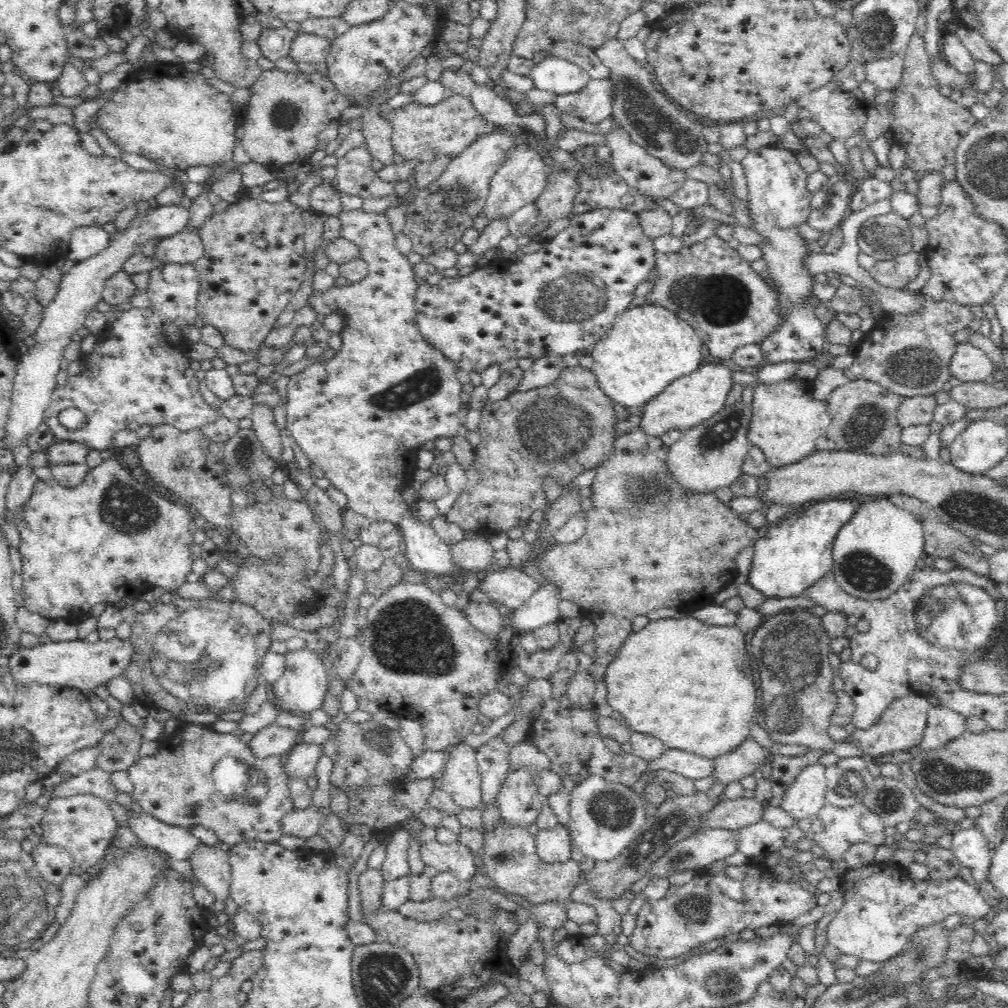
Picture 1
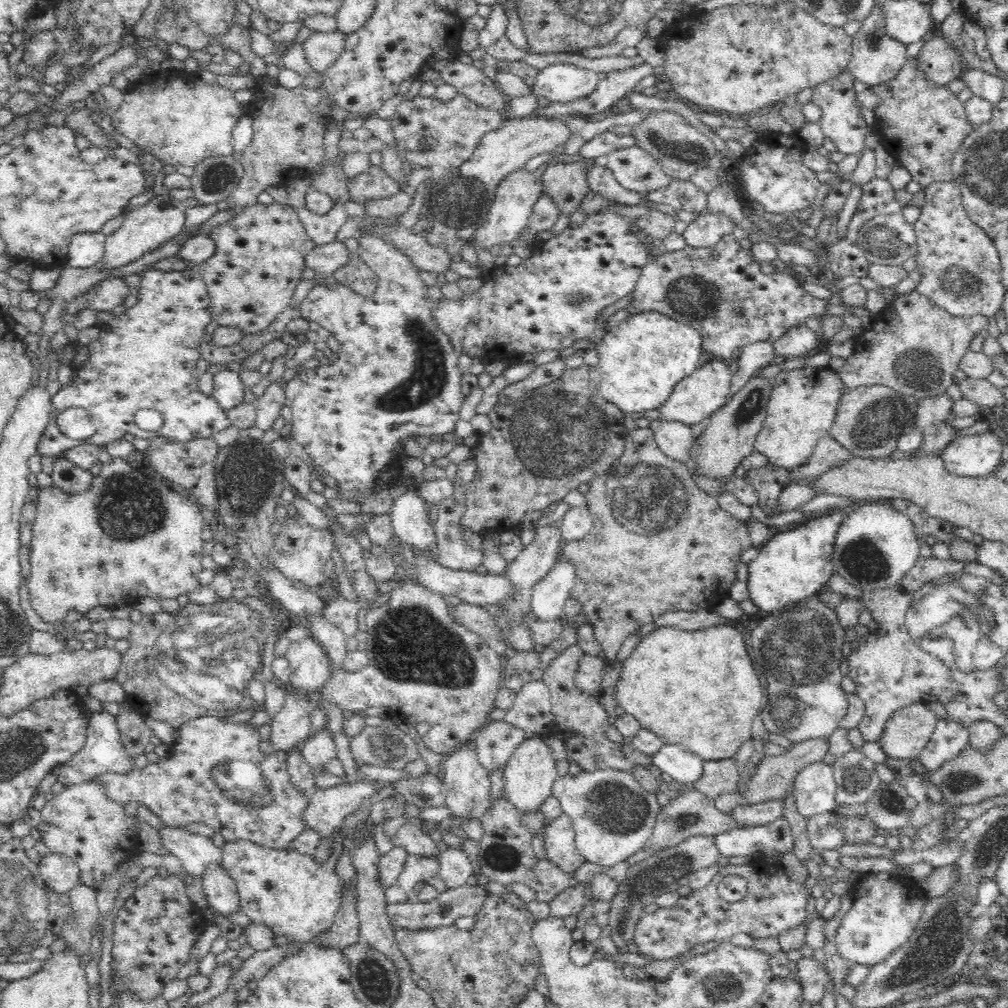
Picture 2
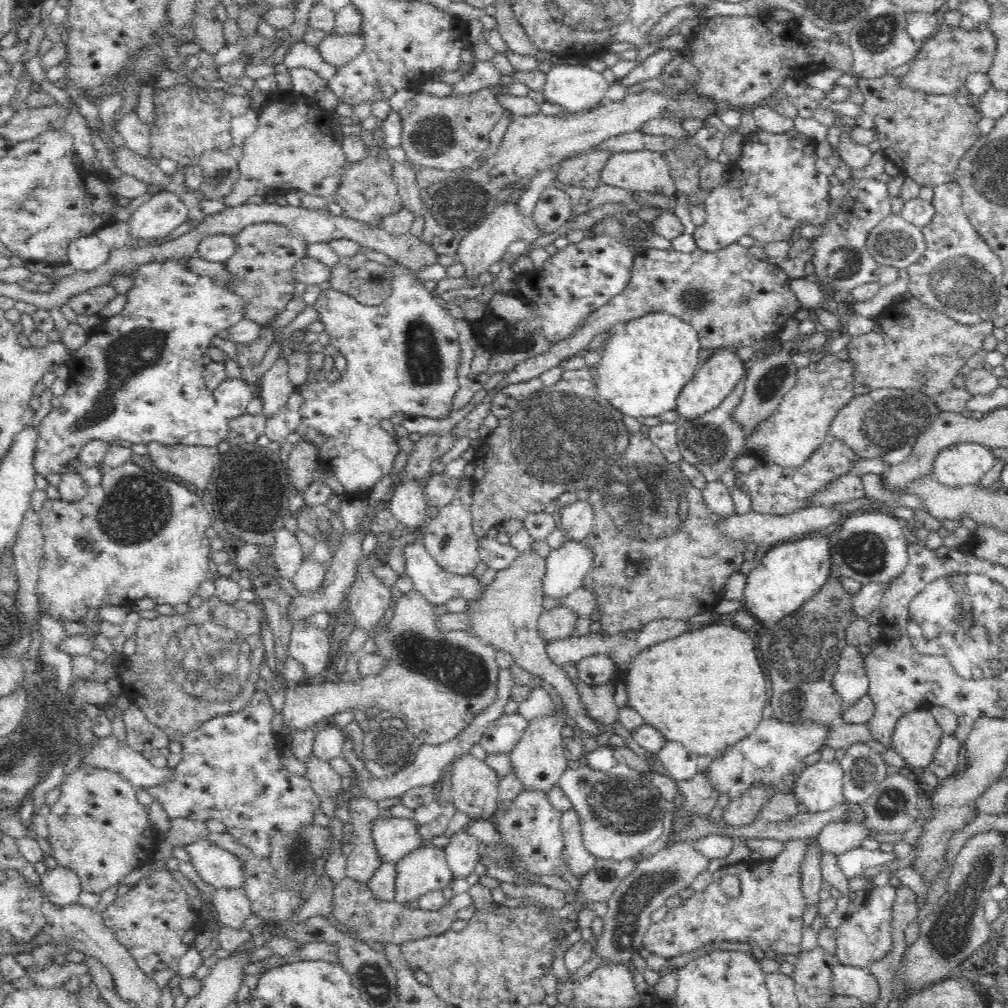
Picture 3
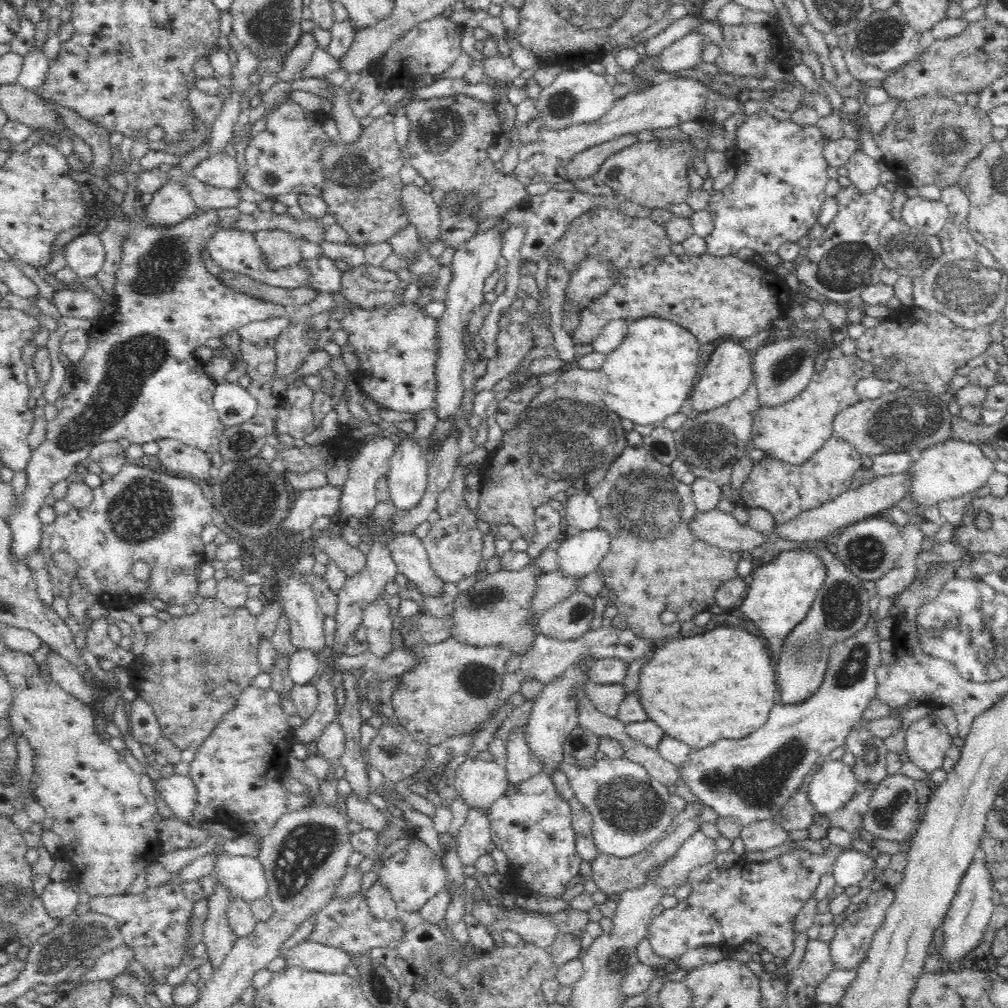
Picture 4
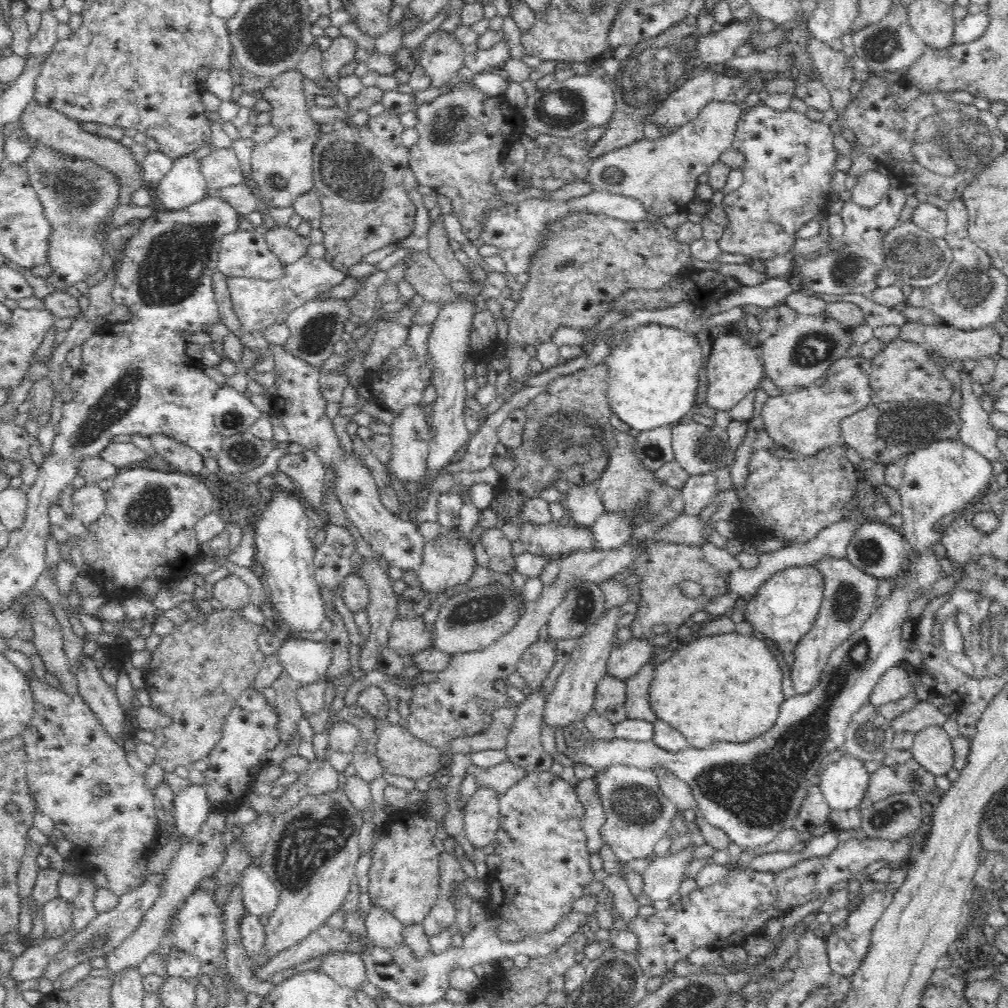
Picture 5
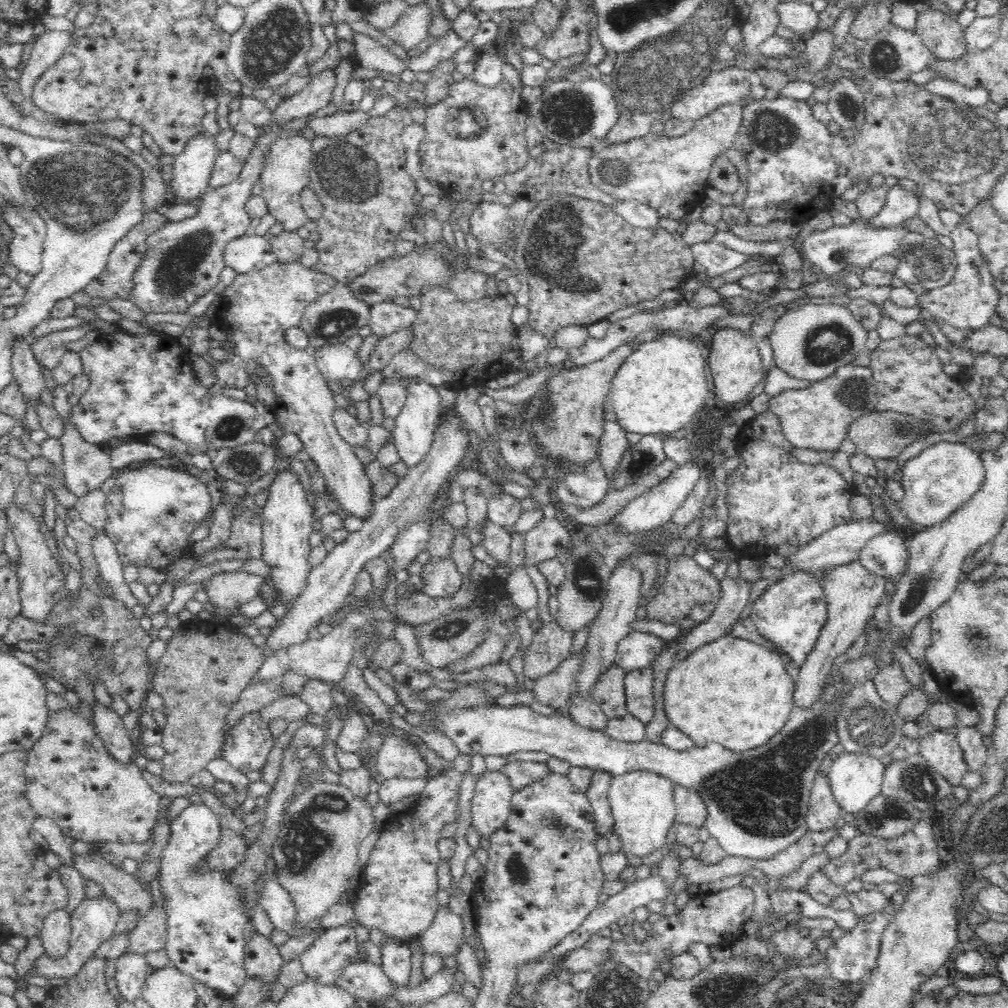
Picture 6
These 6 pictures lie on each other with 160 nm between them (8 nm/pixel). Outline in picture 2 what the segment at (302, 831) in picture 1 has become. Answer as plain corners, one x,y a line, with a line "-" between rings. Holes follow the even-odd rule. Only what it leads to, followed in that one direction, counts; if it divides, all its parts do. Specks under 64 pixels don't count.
374,782
346,783
317,788
317,792
308,799
307,806
302,810
300,816
302,823
304,823
304,829
310,828
321,837
332,835
336,828
343,824
346,816
358,809
365,799
372,797
376,789
380,788
382,787
377,787

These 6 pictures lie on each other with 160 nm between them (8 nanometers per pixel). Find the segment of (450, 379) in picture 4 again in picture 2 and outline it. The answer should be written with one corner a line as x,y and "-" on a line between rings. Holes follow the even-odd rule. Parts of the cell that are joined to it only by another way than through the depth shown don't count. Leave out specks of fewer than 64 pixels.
525,166
511,171
496,187
494,200
486,212
488,220
484,224
479,224
472,240
484,244
486,248
502,240
512,240
518,234
518,230
526,226
534,203
543,195
543,186
544,184
538,182
534,173
526,170

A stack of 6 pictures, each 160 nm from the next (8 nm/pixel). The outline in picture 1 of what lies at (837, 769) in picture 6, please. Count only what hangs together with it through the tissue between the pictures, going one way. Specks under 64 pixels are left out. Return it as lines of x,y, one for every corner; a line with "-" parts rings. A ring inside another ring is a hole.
820,762
802,768
780,797
780,809
795,821
818,814
825,805
825,765

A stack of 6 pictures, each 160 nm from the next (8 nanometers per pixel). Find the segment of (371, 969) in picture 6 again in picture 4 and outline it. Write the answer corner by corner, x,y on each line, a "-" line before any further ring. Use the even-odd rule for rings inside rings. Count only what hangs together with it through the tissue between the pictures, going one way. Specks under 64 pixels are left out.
304,939
283,955
286,966
296,966
320,972
342,972
348,965
348,955
338,947

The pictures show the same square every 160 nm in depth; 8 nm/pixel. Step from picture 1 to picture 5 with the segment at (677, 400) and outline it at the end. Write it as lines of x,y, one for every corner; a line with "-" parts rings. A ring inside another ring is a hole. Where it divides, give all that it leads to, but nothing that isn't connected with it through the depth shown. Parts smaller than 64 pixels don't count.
720,334
711,340
713,346
709,355
709,360
705,364
708,389
706,399
703,404
714,408
714,410
729,411
734,408
748,392
757,389
760,381
764,378
762,362
758,359
758,354
754,350
754,343
747,342
737,335

